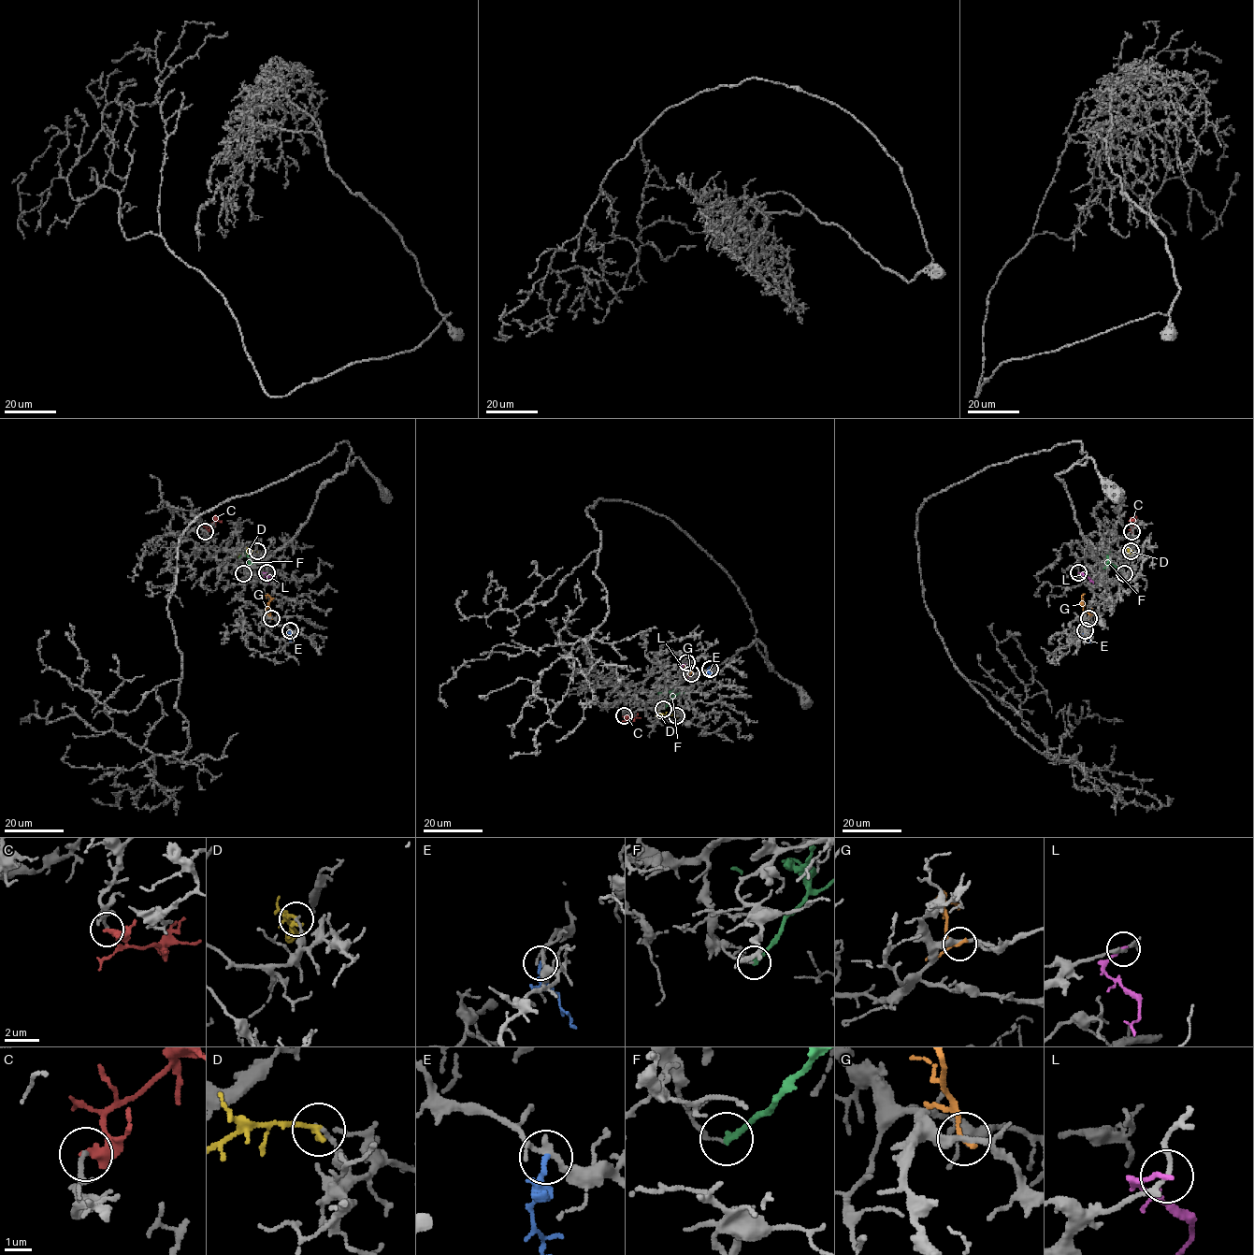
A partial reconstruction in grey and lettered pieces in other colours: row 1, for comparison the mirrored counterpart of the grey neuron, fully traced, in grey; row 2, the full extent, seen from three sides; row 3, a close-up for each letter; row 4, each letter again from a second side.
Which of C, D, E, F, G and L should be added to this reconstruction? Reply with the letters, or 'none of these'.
C

